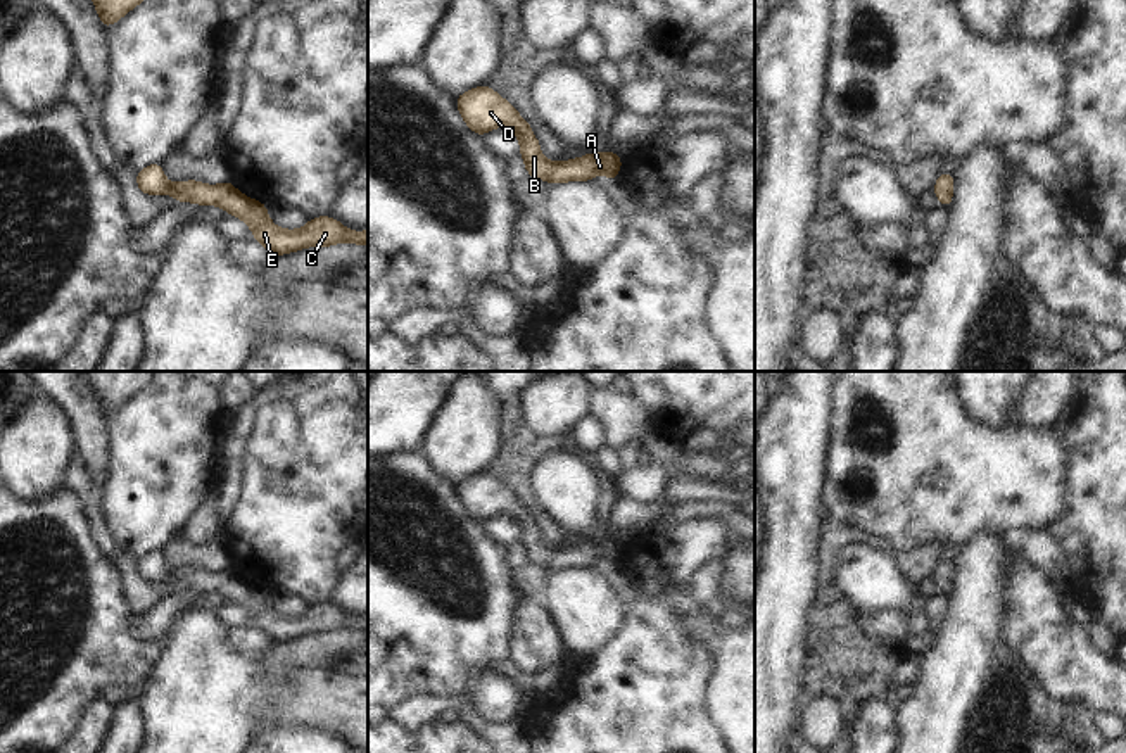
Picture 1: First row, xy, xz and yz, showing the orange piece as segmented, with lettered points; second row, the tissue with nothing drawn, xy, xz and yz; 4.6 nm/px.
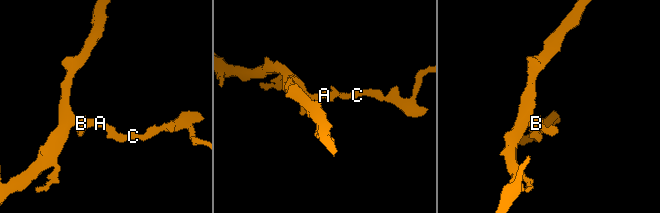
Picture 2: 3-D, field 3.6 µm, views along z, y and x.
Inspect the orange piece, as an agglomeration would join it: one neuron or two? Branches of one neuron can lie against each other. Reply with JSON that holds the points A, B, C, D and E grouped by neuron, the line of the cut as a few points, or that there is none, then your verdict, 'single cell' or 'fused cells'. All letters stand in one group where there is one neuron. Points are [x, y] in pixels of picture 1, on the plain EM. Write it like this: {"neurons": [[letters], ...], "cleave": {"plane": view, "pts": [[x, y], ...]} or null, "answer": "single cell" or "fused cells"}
{"neurons": [["A", "B", "C", "D", "E"]], "cleave": null, "answer": "single cell"}

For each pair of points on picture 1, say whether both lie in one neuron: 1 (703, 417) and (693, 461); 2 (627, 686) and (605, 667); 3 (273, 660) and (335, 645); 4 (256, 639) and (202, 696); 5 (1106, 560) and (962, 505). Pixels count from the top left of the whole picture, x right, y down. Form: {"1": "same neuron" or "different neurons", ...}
{"1": "different neurons", "2": "same neuron", "3": "same neuron", "4": "different neurons", "5": "different neurons"}

